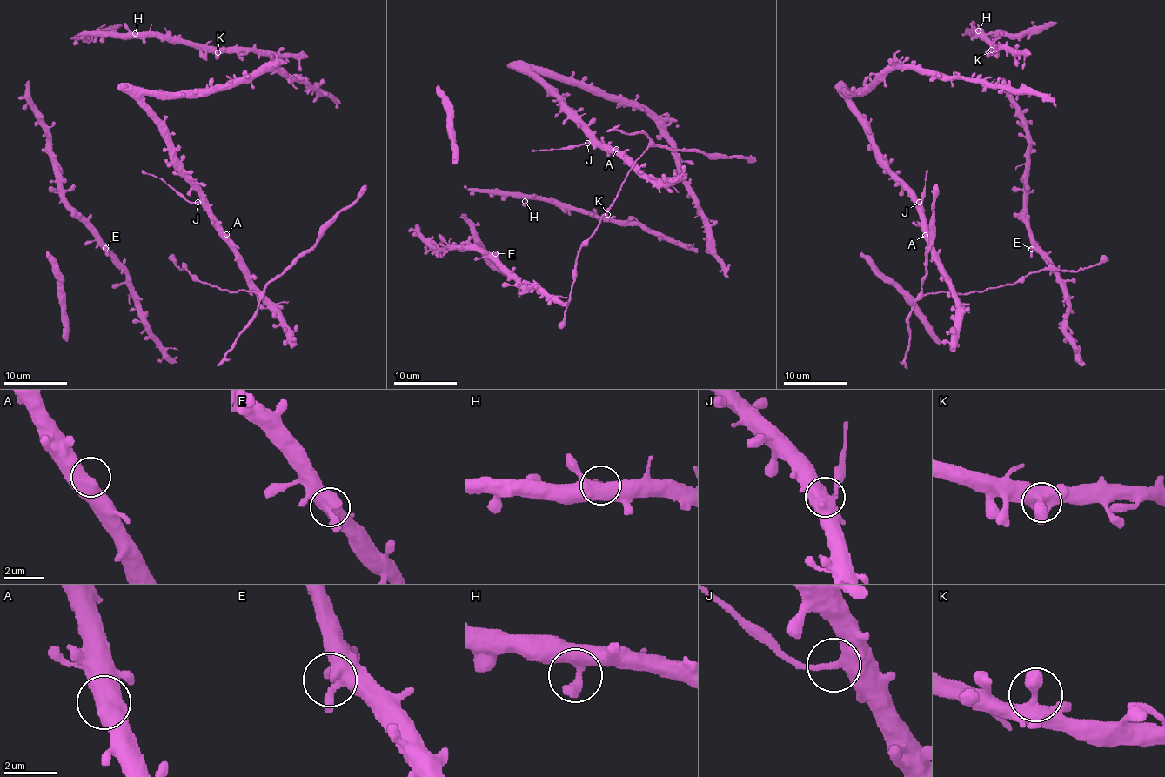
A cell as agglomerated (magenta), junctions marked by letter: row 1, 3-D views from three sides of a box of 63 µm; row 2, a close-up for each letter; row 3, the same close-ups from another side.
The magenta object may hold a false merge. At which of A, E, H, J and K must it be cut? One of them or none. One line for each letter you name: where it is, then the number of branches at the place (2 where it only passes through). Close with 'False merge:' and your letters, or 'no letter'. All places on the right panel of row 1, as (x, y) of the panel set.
J: (919, 202) | 2
False merge: J

